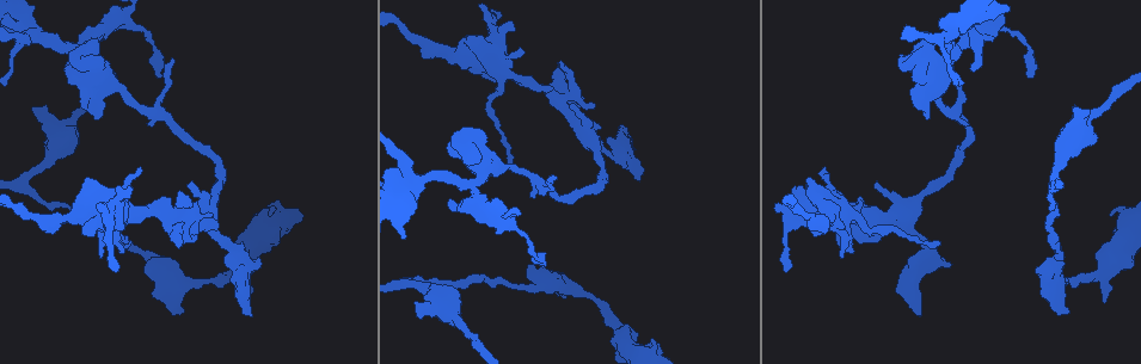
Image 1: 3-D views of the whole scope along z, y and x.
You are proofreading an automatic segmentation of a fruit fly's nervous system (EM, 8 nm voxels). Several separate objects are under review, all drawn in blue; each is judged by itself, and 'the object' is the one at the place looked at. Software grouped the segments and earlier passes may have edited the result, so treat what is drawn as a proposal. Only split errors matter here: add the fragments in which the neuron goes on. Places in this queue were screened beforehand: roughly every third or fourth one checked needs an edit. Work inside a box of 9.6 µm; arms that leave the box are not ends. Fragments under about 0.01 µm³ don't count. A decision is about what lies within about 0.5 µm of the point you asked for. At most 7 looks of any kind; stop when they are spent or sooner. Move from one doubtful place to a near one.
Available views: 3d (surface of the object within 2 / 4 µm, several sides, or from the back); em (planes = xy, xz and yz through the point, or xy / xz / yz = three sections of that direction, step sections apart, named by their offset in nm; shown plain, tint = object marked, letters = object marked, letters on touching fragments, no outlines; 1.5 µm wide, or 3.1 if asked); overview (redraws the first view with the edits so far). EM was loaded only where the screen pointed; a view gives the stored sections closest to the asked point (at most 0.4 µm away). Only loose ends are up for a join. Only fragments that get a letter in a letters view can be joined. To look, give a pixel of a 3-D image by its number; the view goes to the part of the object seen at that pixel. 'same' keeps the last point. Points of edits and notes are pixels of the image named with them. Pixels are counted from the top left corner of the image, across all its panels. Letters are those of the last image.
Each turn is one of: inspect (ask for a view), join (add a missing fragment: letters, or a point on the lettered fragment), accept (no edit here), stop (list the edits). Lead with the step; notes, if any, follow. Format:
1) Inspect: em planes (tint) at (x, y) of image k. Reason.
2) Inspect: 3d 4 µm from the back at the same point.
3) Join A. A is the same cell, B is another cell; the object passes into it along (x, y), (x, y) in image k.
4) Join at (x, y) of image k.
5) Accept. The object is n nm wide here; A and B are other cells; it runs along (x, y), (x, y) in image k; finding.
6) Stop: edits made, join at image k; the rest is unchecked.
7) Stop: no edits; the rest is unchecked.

Inspect: em xz step 4 (letters) at (118, 270) of image 1. Free end.

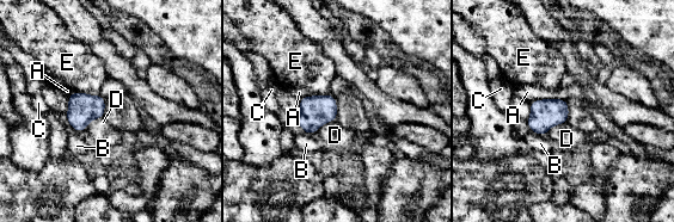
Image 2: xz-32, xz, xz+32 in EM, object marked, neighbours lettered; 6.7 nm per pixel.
Accept. The object is 130 nm wide here; A, B, C, D and E are other cells; a border runs along (103, 117), (92, 119), (85, 130) in image 2; no lettered fragment goes on from it.

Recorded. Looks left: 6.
Inspect: 3d 4 µm at (511, 23) of image 1. Branch stops here.

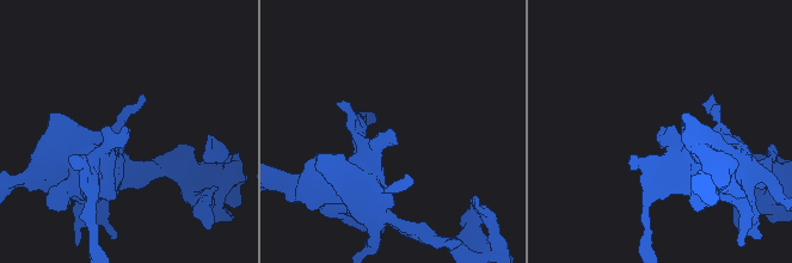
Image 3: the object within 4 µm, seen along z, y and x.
Inspect: em planes (letters) at (391, 130) of image 3. Now the EM.

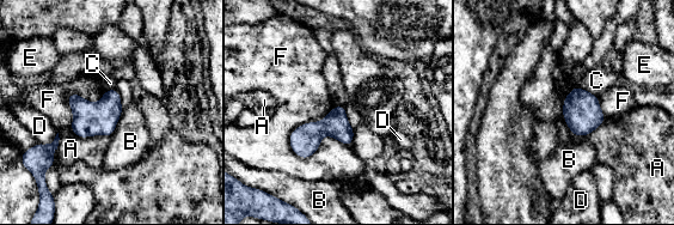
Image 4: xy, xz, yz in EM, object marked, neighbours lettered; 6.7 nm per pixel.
Accept. The object is 180 nm wide here; A, B, C, D, E and F are other cells; a border runs along (288, 138), (350, 146) in image 4; no lettered fragment goes on from it.

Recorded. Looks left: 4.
Inspect: 3d 4 µm at (184, 310) of image 1. Free end.

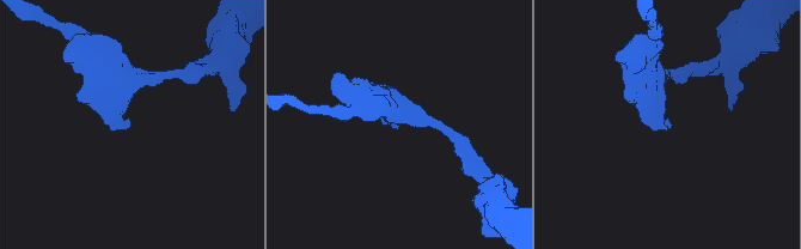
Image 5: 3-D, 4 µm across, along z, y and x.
Inspect: em xz step 4 (letters) at (669, 125) of image 5. Now the EM.

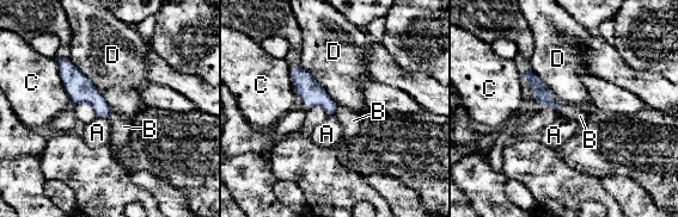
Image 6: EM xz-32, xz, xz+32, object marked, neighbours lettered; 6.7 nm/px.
Accept. A, B, C and D are other cells; no lettered fragment goes on from it.

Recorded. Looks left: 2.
Stop: no edits; the rest is unchecked.

